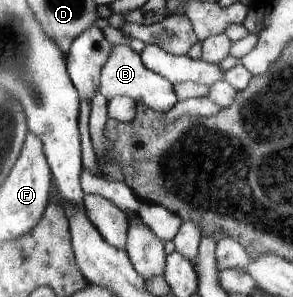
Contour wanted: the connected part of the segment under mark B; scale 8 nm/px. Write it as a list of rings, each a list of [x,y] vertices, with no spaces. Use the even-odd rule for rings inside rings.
[[[115,45],[109,61],[105,64],[101,90],[111,101],[115,96],[130,96],[136,104],[144,103],[155,111],[169,113],[181,100],[178,100],[174,83],[163,74],[148,68],[141,53],[130,45]]]

